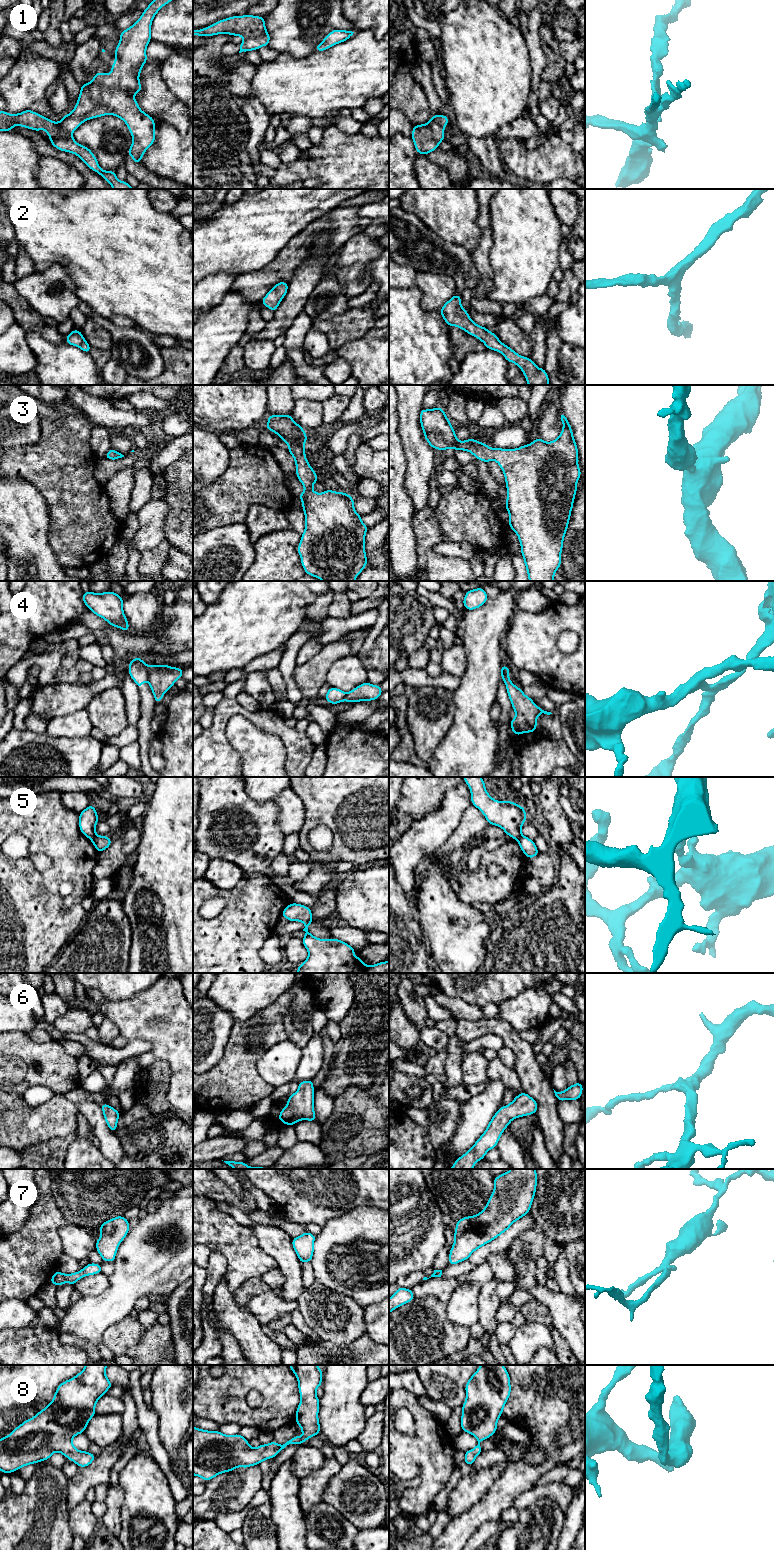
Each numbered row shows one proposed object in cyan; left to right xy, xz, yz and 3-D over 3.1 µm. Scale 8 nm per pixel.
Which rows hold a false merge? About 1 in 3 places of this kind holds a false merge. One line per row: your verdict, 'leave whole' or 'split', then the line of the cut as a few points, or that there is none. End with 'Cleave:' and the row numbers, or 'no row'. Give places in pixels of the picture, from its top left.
1: split | xz (267, 32), (244, 39)
2: leave whole | no cut
3: leave whole | no cut
4: split | xy (149, 666), (147, 680)
5: split | xy (96, 834), (91, 839)
6: leave whole | no cut
7: leave whole | no cut
8: leave whole | no cut
Cleave: 1, 4, 5

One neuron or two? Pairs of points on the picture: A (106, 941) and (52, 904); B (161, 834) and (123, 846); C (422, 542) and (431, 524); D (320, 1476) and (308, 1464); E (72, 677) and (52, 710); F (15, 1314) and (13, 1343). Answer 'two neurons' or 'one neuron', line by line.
A: two neurons
B: two neurons
C: one neuron
D: two neurons
E: two neurons
F: two neurons

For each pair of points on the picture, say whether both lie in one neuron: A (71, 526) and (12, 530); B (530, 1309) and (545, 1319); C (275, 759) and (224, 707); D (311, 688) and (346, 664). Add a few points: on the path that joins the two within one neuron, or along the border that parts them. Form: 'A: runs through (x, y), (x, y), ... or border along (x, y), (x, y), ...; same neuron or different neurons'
A: border along (46, 505), (49, 519), (48, 542), (53, 551); different neurons
B: runs through (534, 1311), (541, 1315); same neuron
C: border along (255, 725), (233, 715), (225, 736); different neurons
D: border along (339, 658), (332, 664), (325, 681); different neurons

